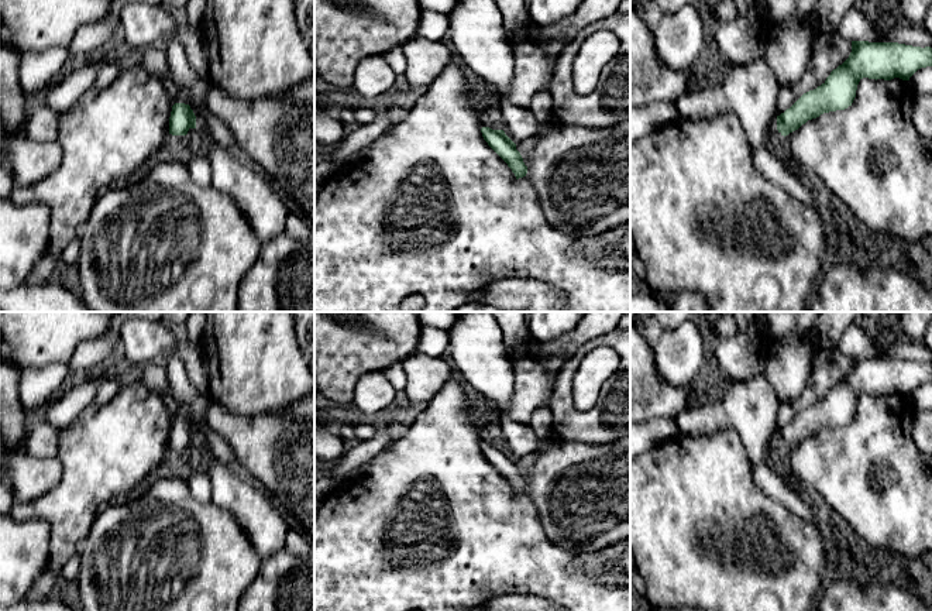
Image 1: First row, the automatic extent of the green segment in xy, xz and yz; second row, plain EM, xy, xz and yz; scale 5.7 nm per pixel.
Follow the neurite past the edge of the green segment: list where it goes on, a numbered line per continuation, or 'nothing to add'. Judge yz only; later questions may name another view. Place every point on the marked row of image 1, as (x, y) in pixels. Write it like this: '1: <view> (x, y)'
nothing to add

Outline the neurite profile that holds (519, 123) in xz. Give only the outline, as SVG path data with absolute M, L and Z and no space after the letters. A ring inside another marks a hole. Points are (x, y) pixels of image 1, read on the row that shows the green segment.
M506 96L501 97L498 107L503 117L502 130L515 144L534 137L543 126L530 109L513 106Z

